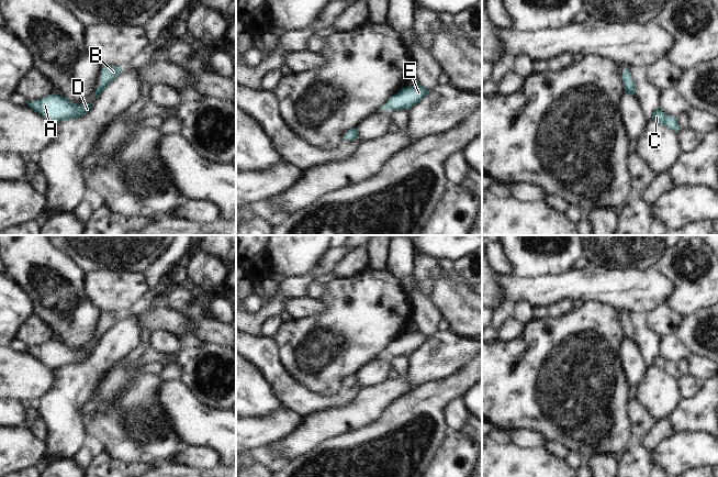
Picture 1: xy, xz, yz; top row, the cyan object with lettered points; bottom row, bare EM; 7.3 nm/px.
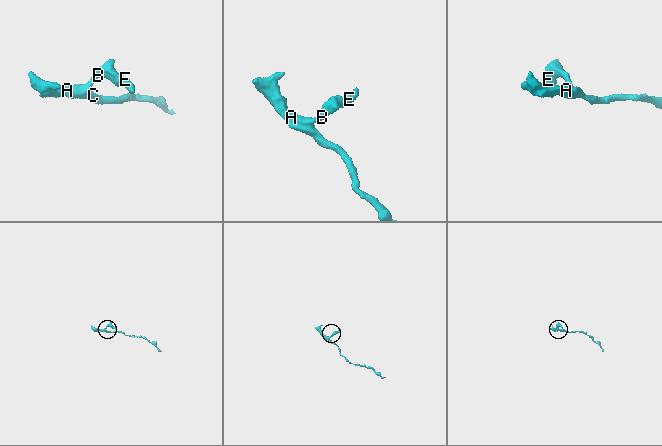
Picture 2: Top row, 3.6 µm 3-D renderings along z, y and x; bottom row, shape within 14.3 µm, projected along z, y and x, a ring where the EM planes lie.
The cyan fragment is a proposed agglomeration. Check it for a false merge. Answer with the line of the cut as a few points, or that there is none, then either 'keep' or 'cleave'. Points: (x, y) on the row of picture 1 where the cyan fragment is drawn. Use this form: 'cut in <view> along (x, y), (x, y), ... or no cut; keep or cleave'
no cut; keep

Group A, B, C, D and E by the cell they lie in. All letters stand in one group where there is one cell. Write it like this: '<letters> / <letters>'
A B C D E

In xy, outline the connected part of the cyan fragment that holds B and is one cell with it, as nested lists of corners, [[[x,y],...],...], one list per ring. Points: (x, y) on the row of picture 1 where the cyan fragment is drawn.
[[[103,66],[101,71],[101,84],[97,88],[96,96],[99,98],[100,95],[108,88],[108,86],[123,71],[123,67],[116,66]]]

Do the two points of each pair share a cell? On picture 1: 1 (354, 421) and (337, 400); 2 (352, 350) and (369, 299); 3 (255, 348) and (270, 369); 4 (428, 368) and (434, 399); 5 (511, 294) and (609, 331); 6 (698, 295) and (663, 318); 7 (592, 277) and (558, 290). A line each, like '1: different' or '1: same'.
1: different
2: same
3: same
4: different
5: different
6: different
7: same

